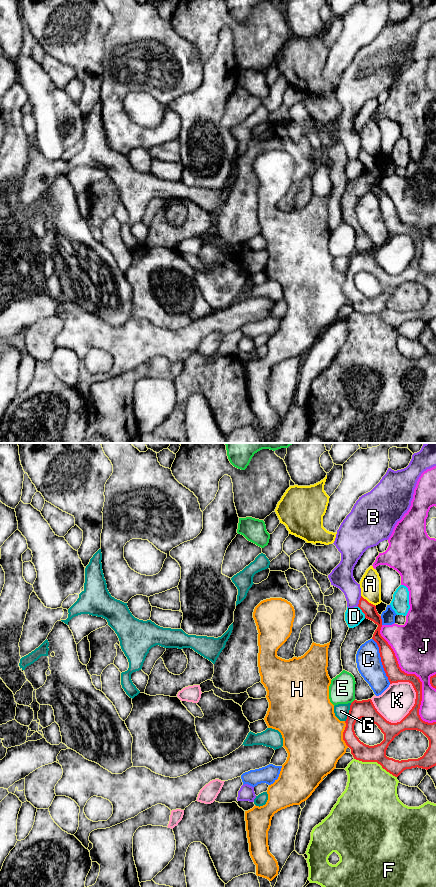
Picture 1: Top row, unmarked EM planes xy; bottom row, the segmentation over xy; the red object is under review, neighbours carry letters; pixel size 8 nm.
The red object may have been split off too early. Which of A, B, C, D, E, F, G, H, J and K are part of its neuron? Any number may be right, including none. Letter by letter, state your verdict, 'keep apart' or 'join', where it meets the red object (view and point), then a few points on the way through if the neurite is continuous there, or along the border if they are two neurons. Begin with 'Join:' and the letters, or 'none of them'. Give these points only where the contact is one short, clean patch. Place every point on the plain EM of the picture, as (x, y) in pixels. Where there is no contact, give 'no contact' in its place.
Join: none of them
A: keep apart; meets red in xy at (367, 153); border along xy (361, 147), (375, 158)
B: keep apart; meets red in xy at (359, 153); border along xy (361, 148), (357, 158)
C: keep apart; meets red in xy at (381, 213)
D: keep apart; meets red in xy at (362, 163)
E: keep apart; meets red in xy at (353, 253)
F: keep apart; meets red in xy at (375, 313)
G: keep apart; meets red in xy at (349, 264)
H: keep apart; meets red in xy at (343, 286)
J: keep apart; meets red in xy at (415, 227)
K: keep apart; meets red in xy at (397, 274)

